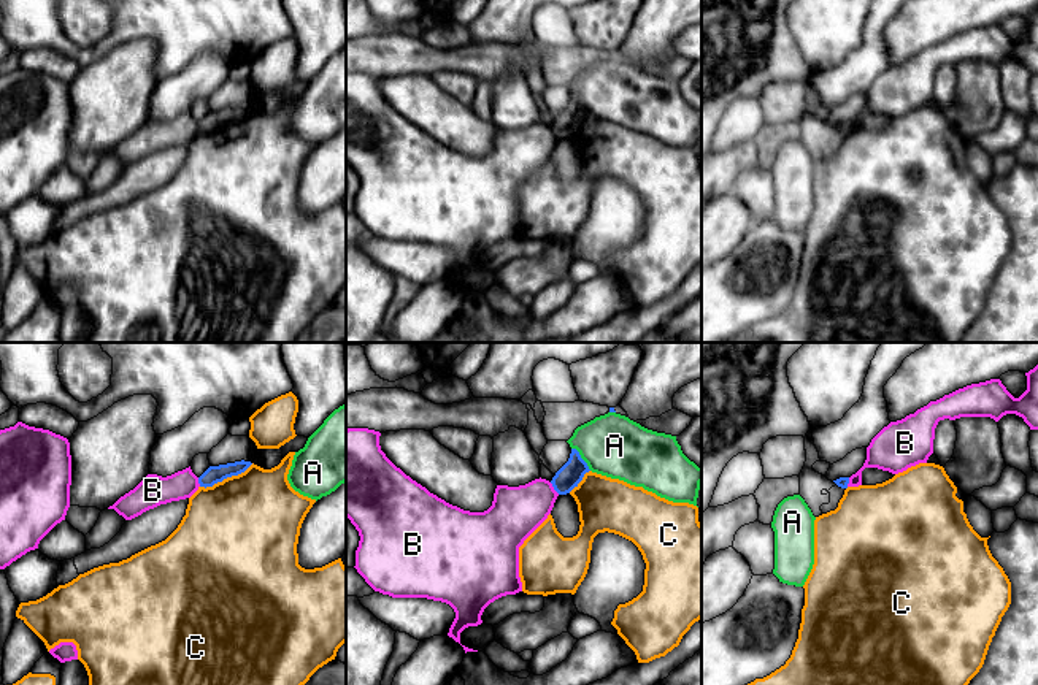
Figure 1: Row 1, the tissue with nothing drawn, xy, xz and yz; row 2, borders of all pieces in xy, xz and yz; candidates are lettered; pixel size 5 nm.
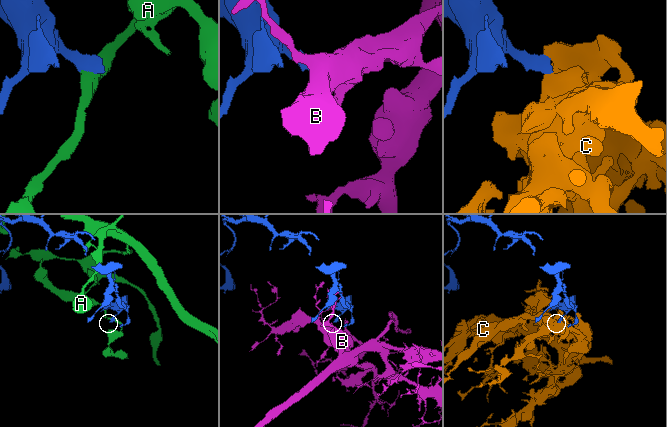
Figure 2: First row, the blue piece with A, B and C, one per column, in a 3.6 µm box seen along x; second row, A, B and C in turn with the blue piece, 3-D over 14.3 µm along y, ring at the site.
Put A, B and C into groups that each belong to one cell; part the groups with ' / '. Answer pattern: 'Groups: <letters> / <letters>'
Groups: A / B / C

